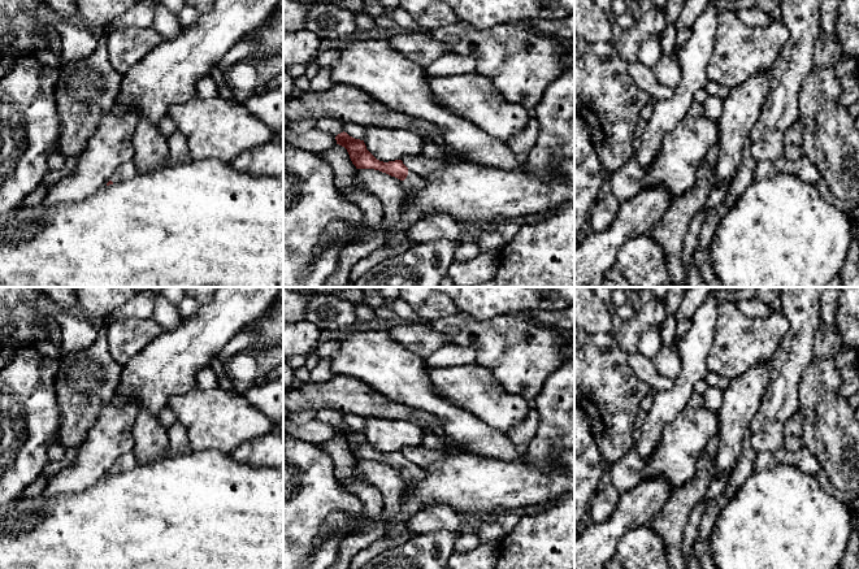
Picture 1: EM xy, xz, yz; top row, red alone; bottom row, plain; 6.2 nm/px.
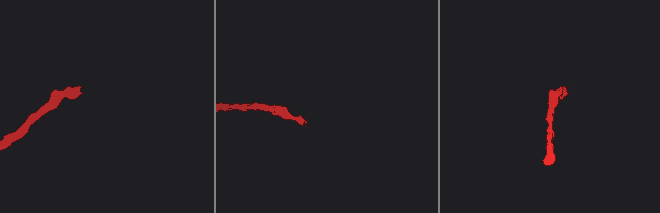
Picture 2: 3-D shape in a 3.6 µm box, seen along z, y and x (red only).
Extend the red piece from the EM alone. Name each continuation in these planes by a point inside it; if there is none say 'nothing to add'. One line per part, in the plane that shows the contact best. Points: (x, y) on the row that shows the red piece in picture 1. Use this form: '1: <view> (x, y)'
1: xz (412, 182)

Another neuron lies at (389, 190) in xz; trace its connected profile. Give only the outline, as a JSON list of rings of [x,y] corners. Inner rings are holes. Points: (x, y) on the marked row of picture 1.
[[[357,169],[353,181],[357,187],[381,200],[385,223],[395,226],[407,195],[402,181],[374,169]]]

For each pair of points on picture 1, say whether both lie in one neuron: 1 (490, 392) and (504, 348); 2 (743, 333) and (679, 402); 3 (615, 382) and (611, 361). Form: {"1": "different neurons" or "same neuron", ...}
{"1": "different neurons", "2": "different neurons", "3": "same neuron"}

